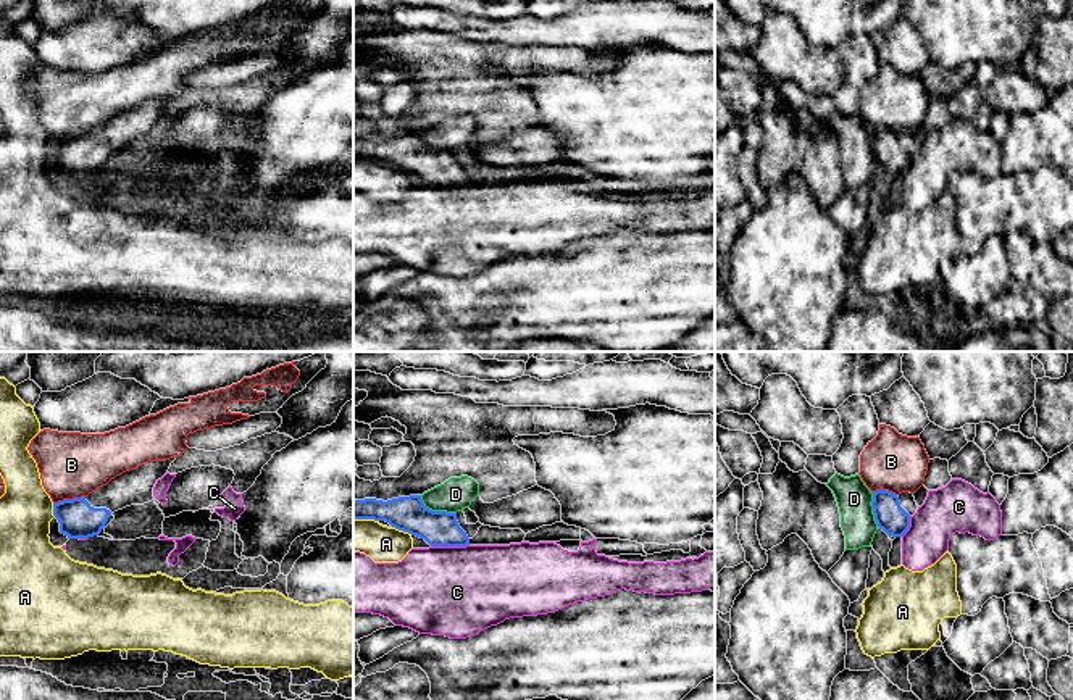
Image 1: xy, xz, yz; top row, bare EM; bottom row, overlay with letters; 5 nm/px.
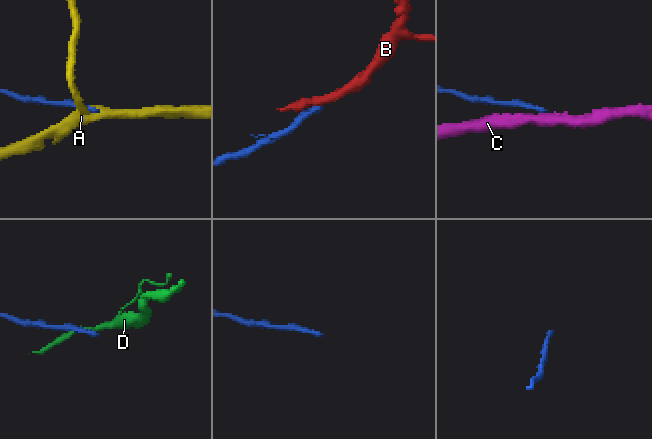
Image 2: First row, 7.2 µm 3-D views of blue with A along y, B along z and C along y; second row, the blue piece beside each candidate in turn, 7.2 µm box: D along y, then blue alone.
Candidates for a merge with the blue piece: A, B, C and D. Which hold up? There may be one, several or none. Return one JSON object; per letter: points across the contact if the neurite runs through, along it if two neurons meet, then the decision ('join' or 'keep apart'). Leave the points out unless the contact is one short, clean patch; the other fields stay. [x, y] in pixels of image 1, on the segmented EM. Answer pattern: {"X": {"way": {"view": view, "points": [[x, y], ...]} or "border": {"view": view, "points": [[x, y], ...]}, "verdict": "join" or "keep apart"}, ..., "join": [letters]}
{"A": {"verdict": "keep apart"}, "B": {"border": {"view": "xy", "points": [[84, 495], [54, 504]]}, "verdict": "keep apart"}, "C": {"border": {"view": "xz", "points": [[468, 544], [431, 547]]}, "verdict": "keep apart"}, "D": {"verdict": "keep apart"}, "join": []}

